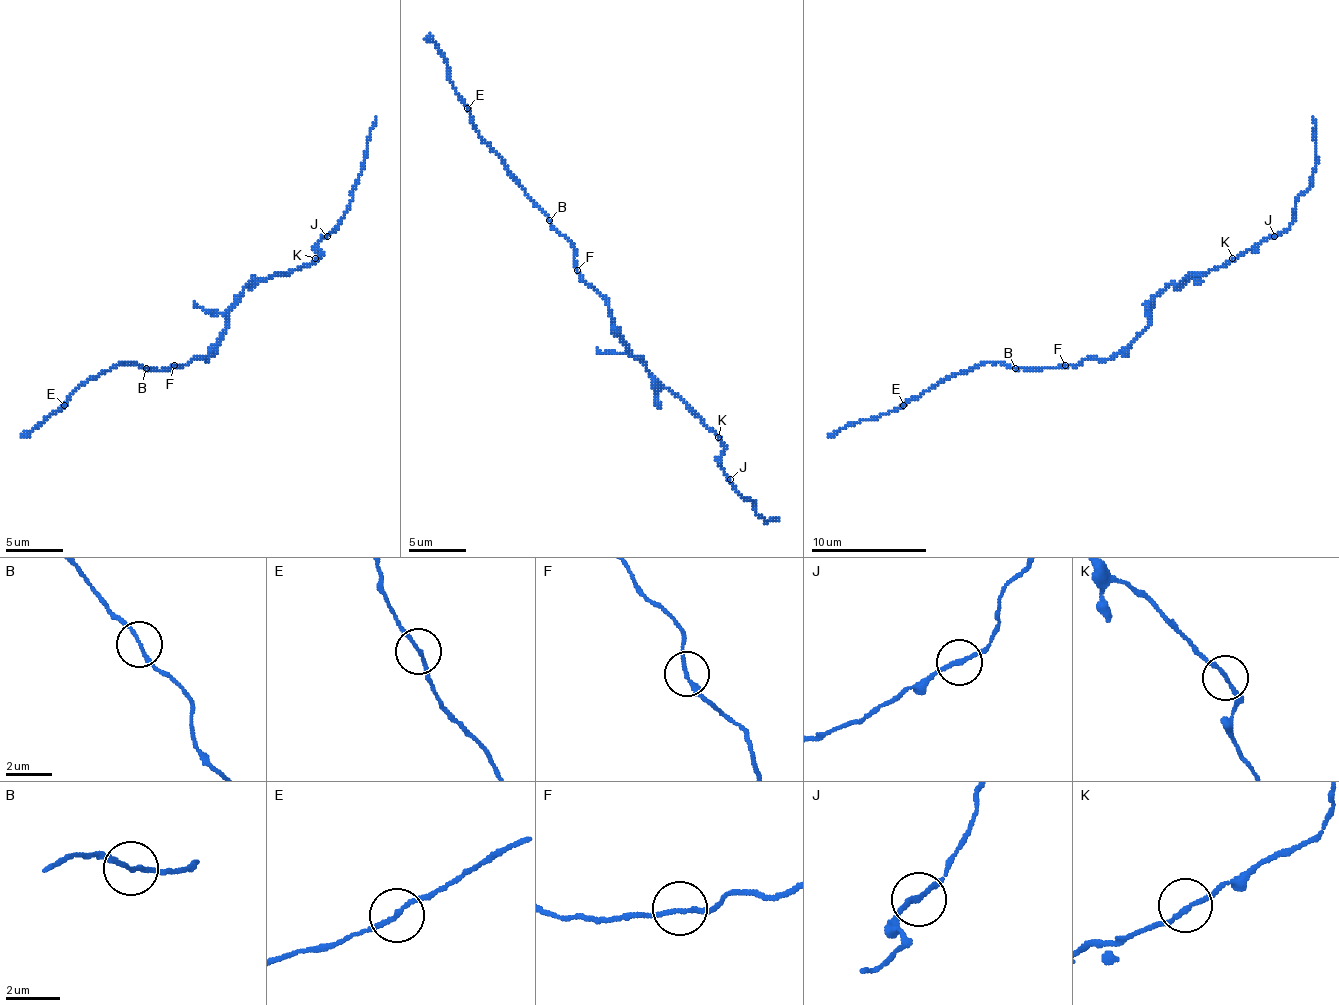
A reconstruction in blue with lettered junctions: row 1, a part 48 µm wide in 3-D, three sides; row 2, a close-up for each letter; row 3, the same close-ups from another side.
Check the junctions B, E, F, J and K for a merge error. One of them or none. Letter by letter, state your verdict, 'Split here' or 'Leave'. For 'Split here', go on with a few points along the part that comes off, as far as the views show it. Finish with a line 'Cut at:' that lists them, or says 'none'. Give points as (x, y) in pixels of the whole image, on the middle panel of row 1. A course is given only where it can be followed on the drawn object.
B: Leave
E: Leave
F: Leave
J: Leave
K: Leave
Cut at: none

